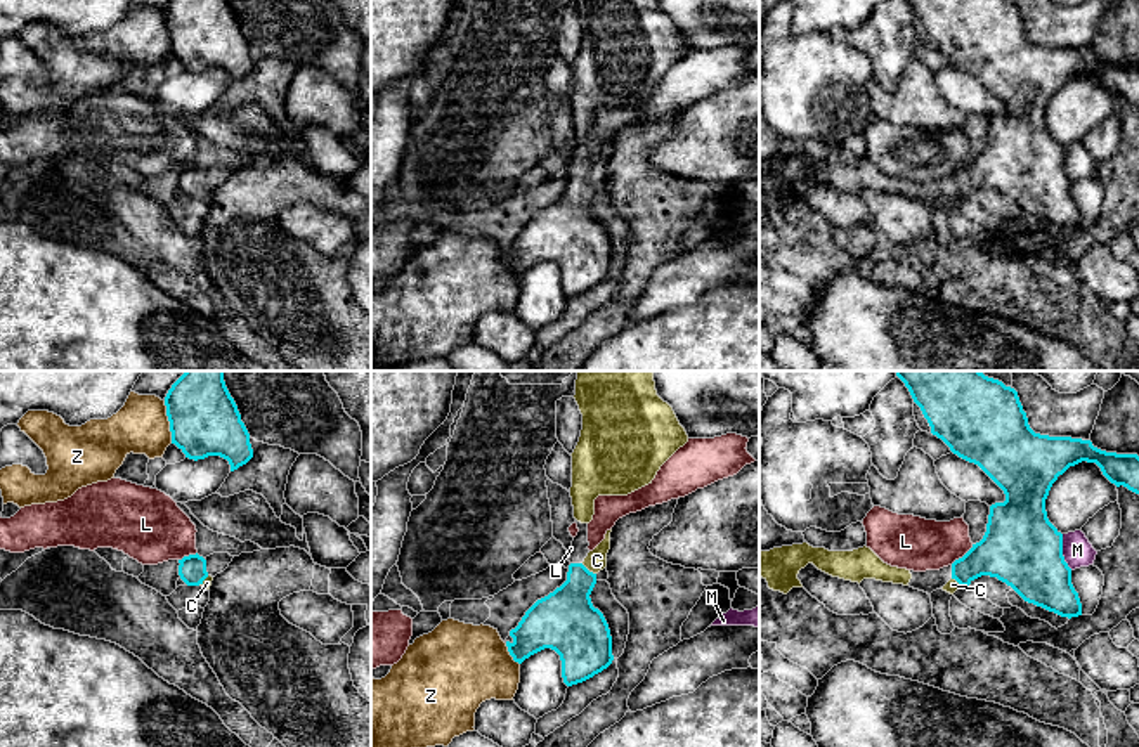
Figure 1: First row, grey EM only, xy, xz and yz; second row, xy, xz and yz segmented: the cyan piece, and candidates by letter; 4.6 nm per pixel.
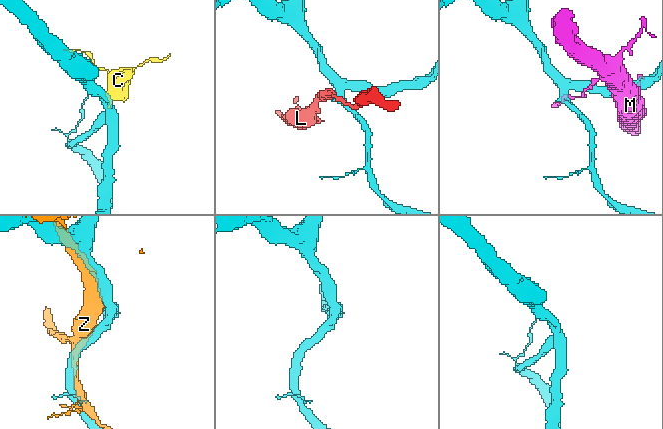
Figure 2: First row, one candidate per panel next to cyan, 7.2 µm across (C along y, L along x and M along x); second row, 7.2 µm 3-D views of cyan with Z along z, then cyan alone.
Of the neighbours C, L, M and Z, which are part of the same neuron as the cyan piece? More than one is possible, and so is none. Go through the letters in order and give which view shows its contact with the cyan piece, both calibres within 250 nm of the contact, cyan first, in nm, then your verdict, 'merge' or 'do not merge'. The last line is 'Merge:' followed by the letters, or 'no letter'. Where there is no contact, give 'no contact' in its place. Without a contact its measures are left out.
C: xz | 280/100 nm | merge
L: yz | 320/240 nm | do not merge
M: yz | 360/140 nm | do not merge
Z: xy | 320/260 nm | do not merge
Merge: C

